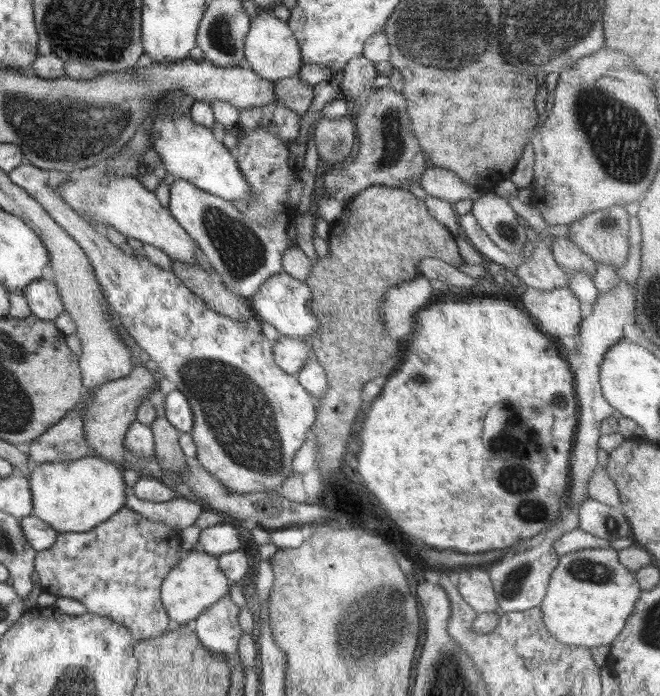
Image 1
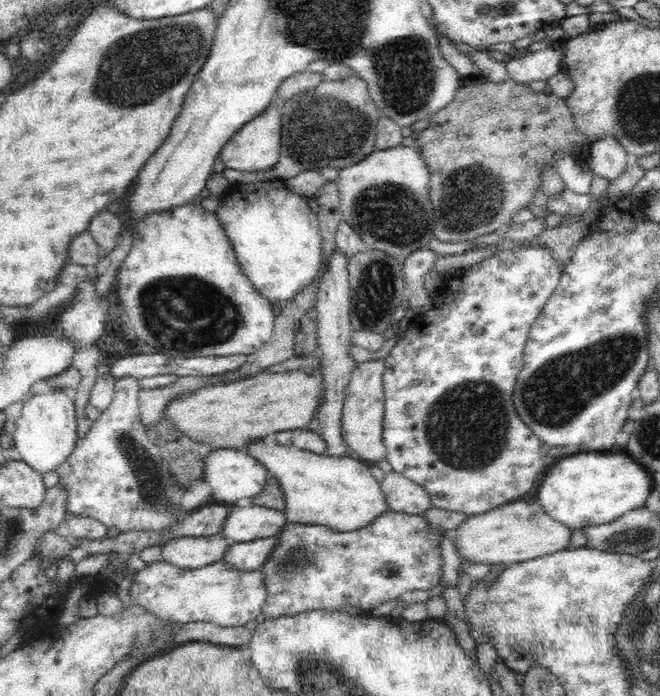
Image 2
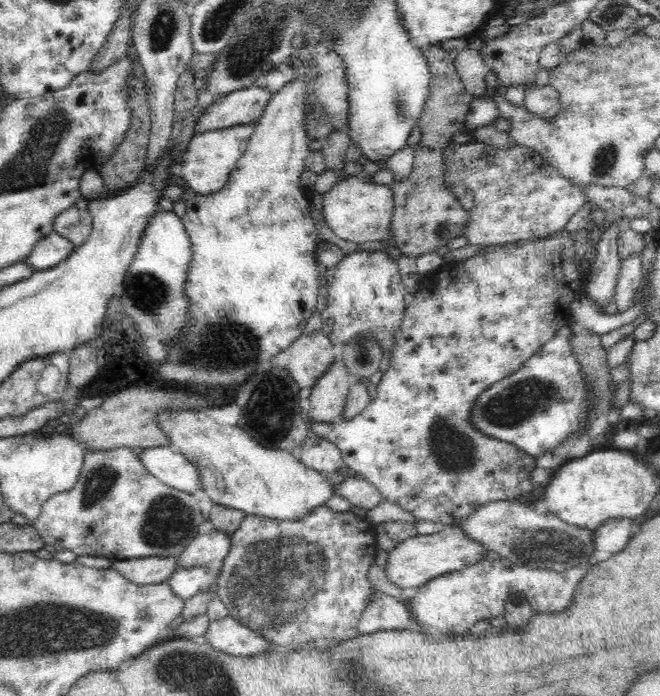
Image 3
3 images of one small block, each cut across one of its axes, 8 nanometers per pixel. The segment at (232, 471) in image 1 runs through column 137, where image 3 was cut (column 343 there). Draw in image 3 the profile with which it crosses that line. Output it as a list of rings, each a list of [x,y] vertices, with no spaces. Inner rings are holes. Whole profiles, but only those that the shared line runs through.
[[[358,248],[345,254],[334,266],[334,270],[333,279],[327,288],[326,308],[320,311],[324,333],[332,343],[343,345],[364,335],[370,335],[381,344],[382,355],[390,350],[389,353],[392,354],[409,301],[396,257],[389,255],[389,251],[370,252]]]

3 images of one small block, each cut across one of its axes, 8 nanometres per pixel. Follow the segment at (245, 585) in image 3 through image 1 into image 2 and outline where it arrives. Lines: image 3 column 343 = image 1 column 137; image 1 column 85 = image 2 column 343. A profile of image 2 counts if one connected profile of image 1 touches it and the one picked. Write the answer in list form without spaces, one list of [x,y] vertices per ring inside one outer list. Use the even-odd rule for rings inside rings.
[[[388,510],[388,512],[378,516],[370,526],[366,528],[360,528],[360,530],[352,530],[350,532],[338,532],[334,531],[327,526],[320,526],[314,524],[314,526],[306,526],[305,524],[296,524],[295,522],[287,521],[280,534],[276,534],[274,537],[278,537],[278,545],[275,547],[275,552],[271,555],[271,558],[266,562],[259,570],[265,575],[267,583],[266,602],[262,606],[264,616],[272,620],[274,618],[280,618],[284,616],[296,616],[304,612],[312,610],[324,610],[324,611],[339,611],[345,605],[355,606],[371,611],[373,608],[388,602],[388,600],[396,600],[400,598],[405,592],[414,590],[431,590],[435,588],[440,582],[443,575],[443,559],[442,559],[442,536],[450,534],[446,529],[430,529],[428,521],[422,515],[413,515],[401,513],[398,511]]]

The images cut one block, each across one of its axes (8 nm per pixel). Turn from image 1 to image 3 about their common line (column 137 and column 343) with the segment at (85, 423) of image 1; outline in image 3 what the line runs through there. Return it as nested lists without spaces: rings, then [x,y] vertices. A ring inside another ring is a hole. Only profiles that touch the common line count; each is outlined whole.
[[[334,360],[311,387],[306,403],[308,416],[316,422],[338,423],[351,385],[352,379],[345,364],[341,360]]]

